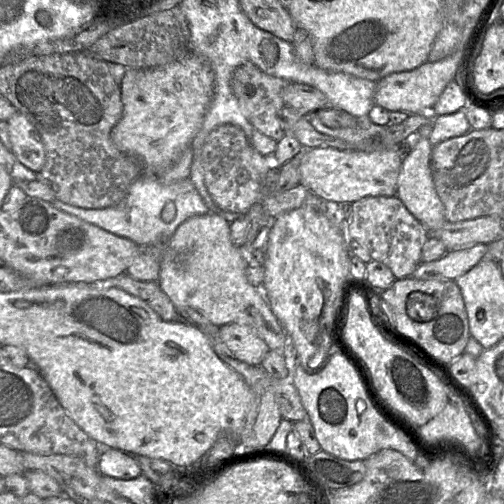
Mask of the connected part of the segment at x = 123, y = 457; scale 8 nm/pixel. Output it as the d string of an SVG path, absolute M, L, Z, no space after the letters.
M103 447L97 469L103 476L130 480L142 474L135 456L110 447Z

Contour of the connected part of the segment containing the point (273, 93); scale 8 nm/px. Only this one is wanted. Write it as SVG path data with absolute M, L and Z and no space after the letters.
M250 62L236 67L231 76L231 88L240 109L253 127L262 134L279 141L285 135L281 127L277 113L284 107L282 91L289 82L266 74Z

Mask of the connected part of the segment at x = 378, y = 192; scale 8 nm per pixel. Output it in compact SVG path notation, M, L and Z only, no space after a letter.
M303 148L300 184L317 196L340 204L352 204L365 197L395 196L403 155L397 149L343 151L334 148Z

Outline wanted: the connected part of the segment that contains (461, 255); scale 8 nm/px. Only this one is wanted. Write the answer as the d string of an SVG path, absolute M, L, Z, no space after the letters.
M487 244L448 251L440 259L420 263L411 276L418 280L452 280L468 272L487 254Z

